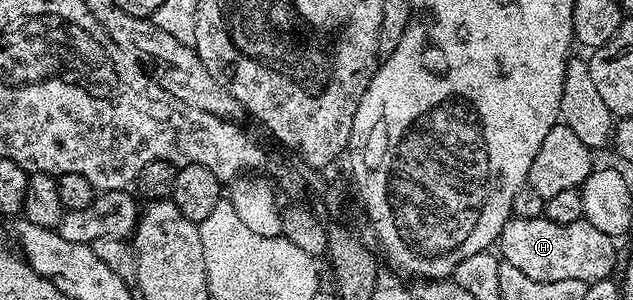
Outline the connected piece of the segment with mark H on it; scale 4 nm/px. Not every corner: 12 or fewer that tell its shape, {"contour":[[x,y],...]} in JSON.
{"contour":[[511,218],[498,251],[534,281],[597,283],[614,239],[584,218]]}

